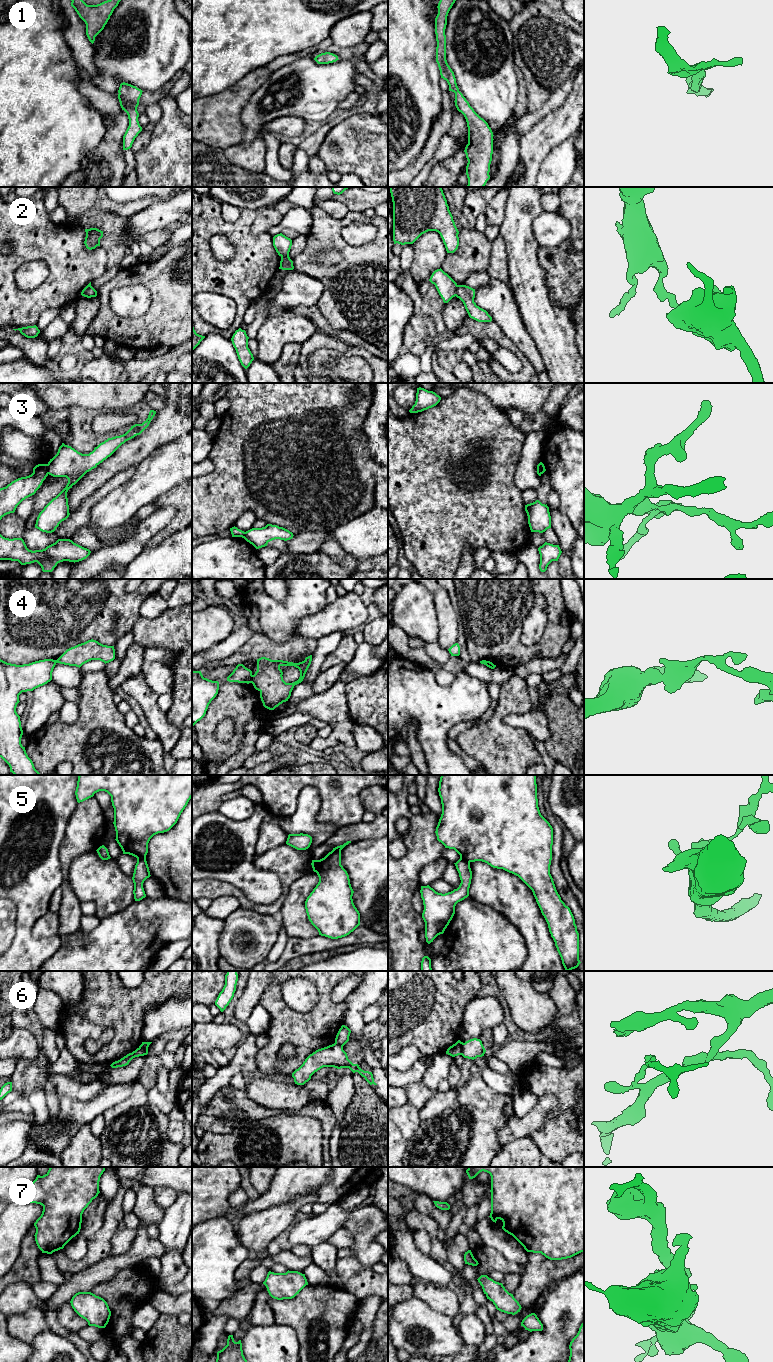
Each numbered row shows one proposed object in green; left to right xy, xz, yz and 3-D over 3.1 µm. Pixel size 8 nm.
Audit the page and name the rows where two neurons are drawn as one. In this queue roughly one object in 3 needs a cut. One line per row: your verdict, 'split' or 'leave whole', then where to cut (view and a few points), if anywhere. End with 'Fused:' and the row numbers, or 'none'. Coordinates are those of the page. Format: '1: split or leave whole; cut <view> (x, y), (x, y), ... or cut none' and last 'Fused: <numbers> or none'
1: leave whole; cut none
2: split; cut yz (458, 285), (455, 295)
3: split; cut xy (47, 464), (48, 473)
4: split; cut xz (251, 675), (252, 682)
5: split; cut yz (460, 857), (469, 863)
6: split; cut yz (463, 1043), (461, 1054)
7: leave whole; cut none
Fused: 2, 3, 4, 5, 6

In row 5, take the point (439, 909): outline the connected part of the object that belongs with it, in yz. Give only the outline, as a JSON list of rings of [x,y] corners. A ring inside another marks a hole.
[[[460,858],[454,864],[461,880],[457,889],[442,894],[429,885],[421,886],[420,893],[424,905],[422,918],[425,922],[425,938],[428,944],[444,933],[455,914],[456,904],[469,896],[472,879],[470,863]]]

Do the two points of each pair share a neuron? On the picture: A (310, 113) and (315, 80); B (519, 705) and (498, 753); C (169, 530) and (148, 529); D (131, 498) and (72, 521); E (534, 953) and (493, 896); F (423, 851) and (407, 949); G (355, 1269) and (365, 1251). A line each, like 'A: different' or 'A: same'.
A: same
B: same
C: different
D: different
E: same
F: same
G: different

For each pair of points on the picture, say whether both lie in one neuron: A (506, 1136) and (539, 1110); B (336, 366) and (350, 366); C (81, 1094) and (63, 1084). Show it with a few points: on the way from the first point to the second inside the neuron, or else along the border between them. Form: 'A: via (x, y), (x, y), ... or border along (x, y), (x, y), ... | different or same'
A: via (514, 1129), (523, 1126), (531, 1118) | same
B: via (339, 366), (347, 366) | same
C: via (77, 1090), (67, 1086) | same

